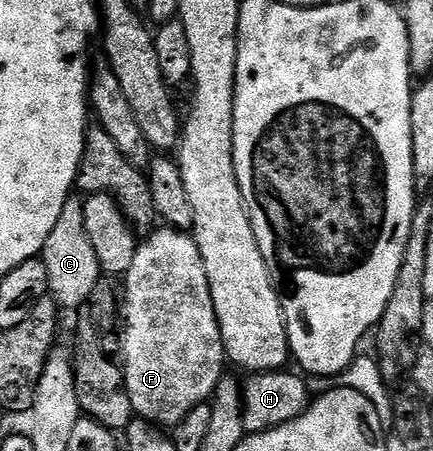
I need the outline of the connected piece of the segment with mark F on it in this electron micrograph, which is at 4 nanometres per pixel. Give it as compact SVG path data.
M168 225L162 226L152 233L146 234L138 242L135 261L131 261L131 269L123 277L125 291L123 287L123 331L125 327L125 336L119 339L119 355L125 358L123 370L125 372L125 388L131 397L133 414L136 418L145 419L147 422L154 424L162 429L172 429L195 409L195 405L212 400L213 391L219 385L219 381L226 374L227 360L225 358L225 346L223 337L219 329L219 321L215 317L215 305L211 301L211 285L207 281L207 269L203 265L203 257L199 253L199 245L193 239L192 234L187 231L176 231L174 227Z

